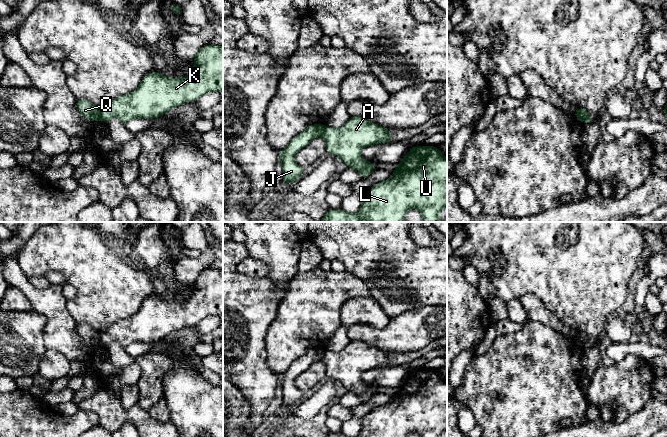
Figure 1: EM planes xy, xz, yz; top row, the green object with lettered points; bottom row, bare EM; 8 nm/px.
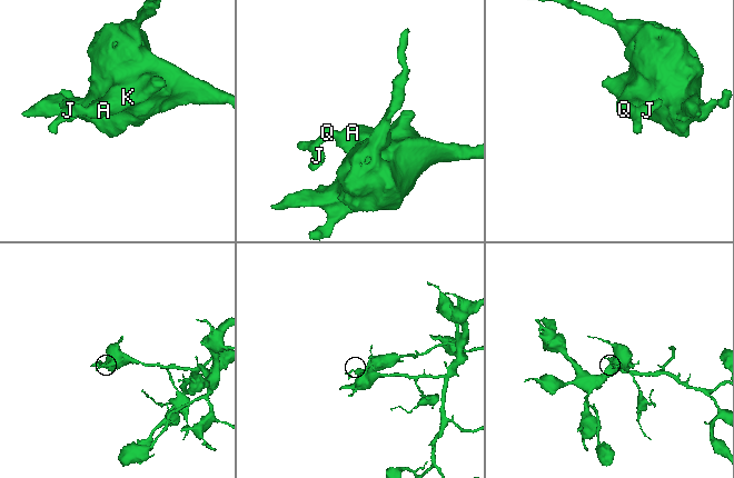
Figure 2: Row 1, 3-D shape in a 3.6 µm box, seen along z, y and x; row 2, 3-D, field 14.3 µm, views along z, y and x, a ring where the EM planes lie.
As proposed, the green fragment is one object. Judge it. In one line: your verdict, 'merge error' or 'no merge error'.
merge error

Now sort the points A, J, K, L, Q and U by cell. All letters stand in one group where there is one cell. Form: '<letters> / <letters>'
A K L U / J Q

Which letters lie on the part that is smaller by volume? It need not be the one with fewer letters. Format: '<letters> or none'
J, Q

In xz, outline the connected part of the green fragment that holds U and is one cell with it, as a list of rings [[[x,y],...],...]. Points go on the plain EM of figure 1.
[[[411,370],[390,402],[362,417],[358,437],[406,437],[409,433],[418,433],[420,437],[447,434],[447,381],[439,376],[438,371]]]

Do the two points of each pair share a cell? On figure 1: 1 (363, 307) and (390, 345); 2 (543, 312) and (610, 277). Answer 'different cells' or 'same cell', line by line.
1: different cells
2: different cells

